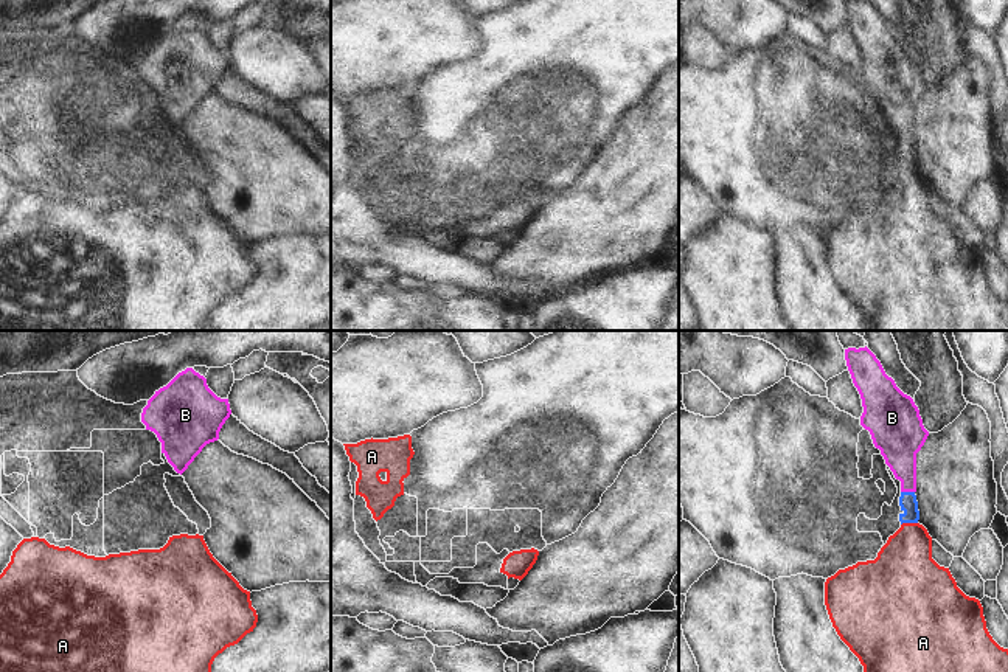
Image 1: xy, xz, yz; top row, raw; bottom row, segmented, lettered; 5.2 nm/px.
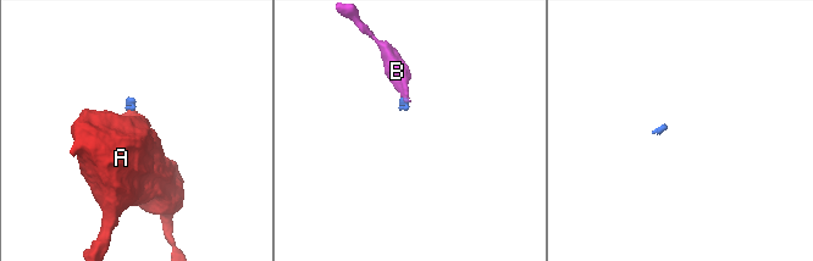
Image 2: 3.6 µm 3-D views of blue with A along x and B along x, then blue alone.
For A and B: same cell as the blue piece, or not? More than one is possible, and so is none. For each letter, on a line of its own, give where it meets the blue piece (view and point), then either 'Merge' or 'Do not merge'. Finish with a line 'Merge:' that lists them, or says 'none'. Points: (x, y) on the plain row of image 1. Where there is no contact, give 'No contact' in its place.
A: Touches blue at yz (909, 174). Merge
B: Touches blue at yz (907, 145). Merge
Merge: A, B

